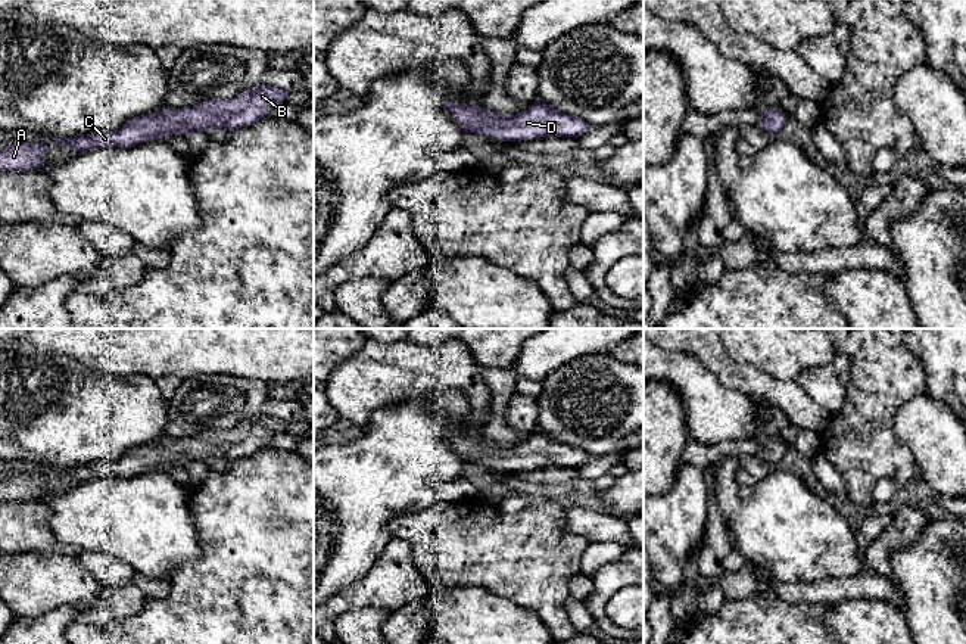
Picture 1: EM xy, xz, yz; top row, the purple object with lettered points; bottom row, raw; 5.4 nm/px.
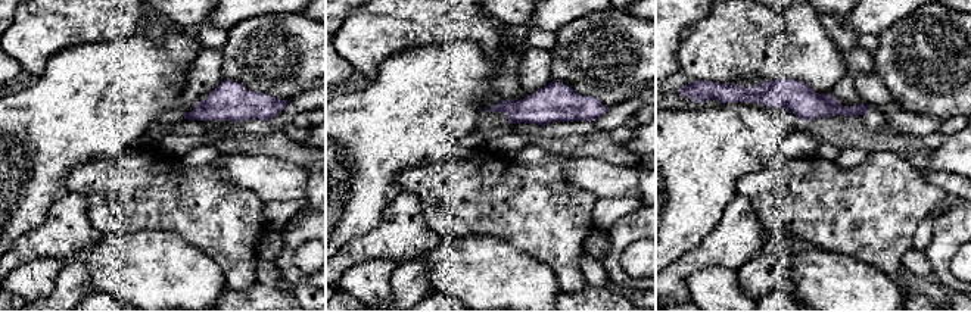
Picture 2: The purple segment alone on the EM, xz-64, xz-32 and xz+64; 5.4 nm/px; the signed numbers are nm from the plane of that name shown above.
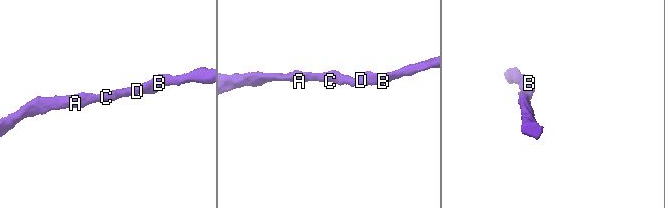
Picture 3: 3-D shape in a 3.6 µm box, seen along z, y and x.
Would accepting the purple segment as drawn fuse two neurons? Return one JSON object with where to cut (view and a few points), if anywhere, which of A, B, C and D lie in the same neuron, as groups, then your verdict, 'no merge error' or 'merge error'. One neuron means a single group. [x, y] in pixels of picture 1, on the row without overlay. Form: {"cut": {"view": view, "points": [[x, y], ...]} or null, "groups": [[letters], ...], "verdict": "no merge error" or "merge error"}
{"cut": null, "groups": [["A", "B", "C", "D"]], "verdict": "no merge error"}

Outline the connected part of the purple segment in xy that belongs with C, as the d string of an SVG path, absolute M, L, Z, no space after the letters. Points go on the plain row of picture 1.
M258 414L230 429L205 430L175 441L134 447L116 461L53 470L68 480L88 482L103 477L130 479L175 463L190 466L216 457L234 461L256 454L275 435L286 432L287 426L289 423L277 417Z

